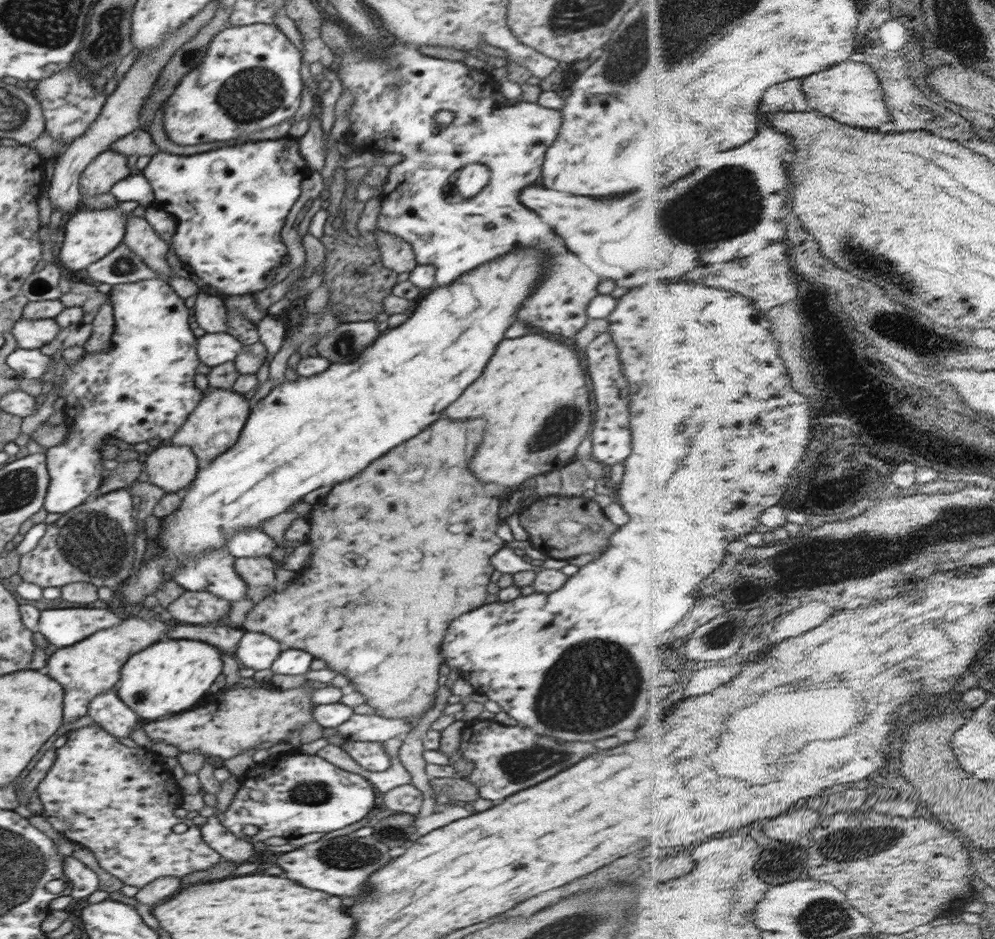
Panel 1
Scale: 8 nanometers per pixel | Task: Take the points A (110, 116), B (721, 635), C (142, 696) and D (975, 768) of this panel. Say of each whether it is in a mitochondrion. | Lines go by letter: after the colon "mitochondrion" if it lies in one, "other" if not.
A: other
B: mitochondrion
C: mitochondrion
D: other

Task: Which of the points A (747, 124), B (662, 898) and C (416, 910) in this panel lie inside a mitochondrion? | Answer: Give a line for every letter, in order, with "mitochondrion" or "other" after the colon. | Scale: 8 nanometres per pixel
A: other
B: other
C: other

